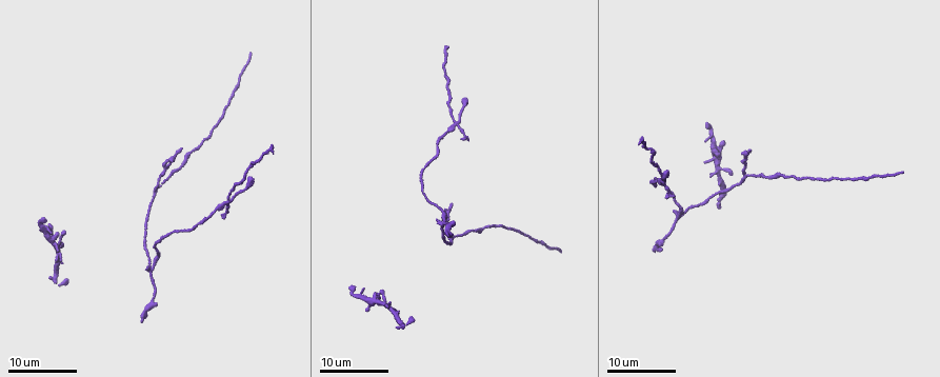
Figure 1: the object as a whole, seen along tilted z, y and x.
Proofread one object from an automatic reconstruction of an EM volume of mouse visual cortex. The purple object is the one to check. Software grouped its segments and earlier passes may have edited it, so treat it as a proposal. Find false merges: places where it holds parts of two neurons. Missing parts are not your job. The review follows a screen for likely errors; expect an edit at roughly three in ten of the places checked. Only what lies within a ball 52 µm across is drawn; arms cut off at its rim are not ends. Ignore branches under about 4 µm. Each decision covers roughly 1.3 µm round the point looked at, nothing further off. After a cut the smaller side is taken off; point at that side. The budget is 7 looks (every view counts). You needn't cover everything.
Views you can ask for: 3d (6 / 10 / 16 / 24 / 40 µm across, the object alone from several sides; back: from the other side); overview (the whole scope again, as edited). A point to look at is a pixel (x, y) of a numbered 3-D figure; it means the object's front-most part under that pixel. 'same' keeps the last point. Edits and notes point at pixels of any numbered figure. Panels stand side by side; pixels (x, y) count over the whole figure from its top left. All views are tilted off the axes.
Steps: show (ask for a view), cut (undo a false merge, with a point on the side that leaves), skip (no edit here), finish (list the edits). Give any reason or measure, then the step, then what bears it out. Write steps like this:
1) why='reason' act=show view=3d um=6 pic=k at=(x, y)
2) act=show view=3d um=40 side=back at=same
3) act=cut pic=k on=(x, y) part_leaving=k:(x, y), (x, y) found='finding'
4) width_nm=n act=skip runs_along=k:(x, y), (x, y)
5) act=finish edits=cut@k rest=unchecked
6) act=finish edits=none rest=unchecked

why='four arms meet' act=show view=3d um=24 pic=1 at=(227, 200)

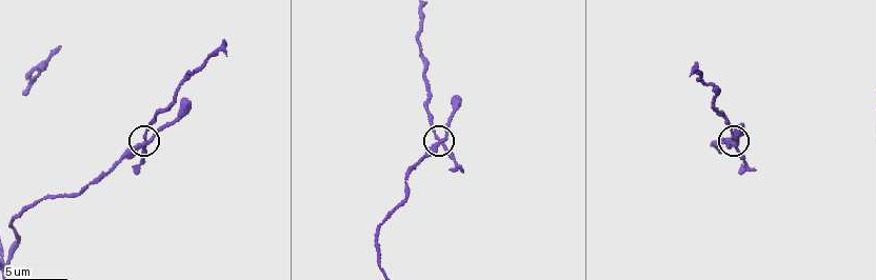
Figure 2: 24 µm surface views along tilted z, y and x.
act=show view=3d um=10 pic=2 at=(438, 136)

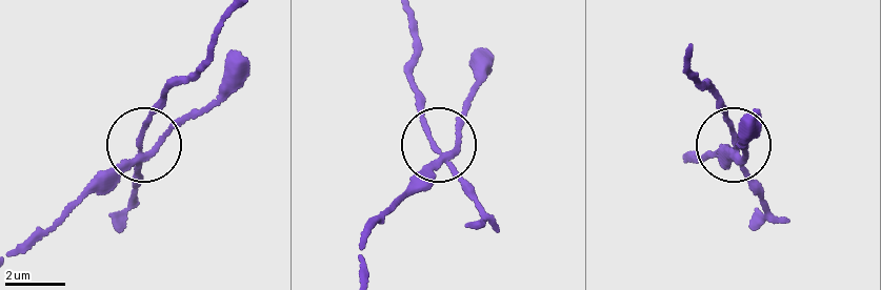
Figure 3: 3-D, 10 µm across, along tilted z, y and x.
arms=4 act=cut pic=3 on=(141, 178) part_leaving=3:(142, 157), (144, 123), (162, 88), (206, 57), (225, 17) found='a second neuron is stuck on'

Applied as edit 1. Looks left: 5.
act=show view=overview

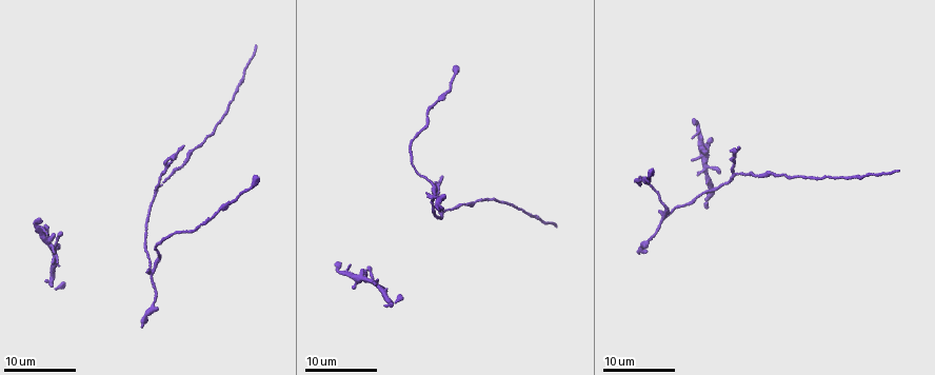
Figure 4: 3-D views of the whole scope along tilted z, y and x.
why='looks like a crossing' act=show view=3d um=6 pic=4 at=(372, 280)

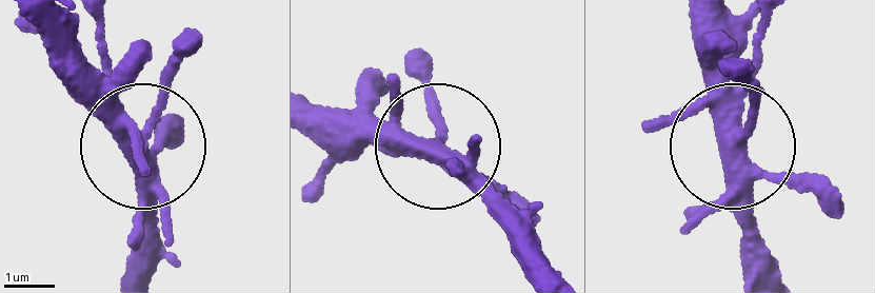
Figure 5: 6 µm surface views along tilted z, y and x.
arms=5 act=skip found='continuous, no second neuron'

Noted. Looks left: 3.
why='arms part here' act=show view=3d um=6 pic=4 at=(734, 172)

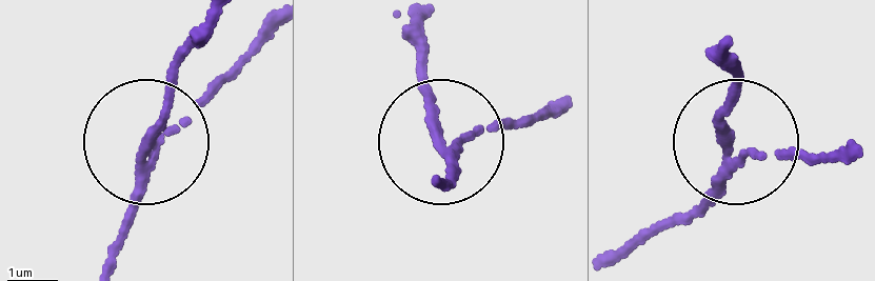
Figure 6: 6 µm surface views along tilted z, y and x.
act=show view=3d um=6 side=back pic=6 at=(458, 139)

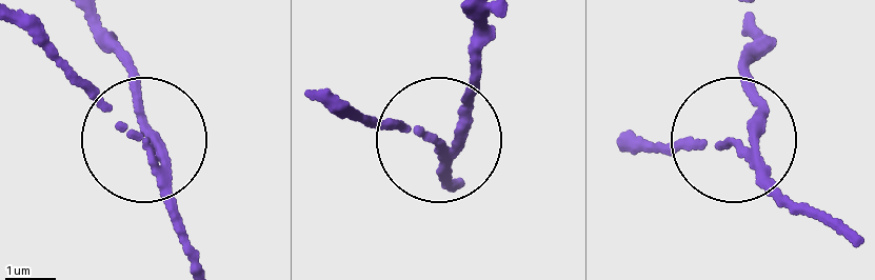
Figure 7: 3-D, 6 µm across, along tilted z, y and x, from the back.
side_arm_um=8 arms=3 act=cut pic=7 on=(138, 116) found='two neurons meet here'

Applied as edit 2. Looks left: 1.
act=finish edits=cut@3,cut@7 rest=unchecked

